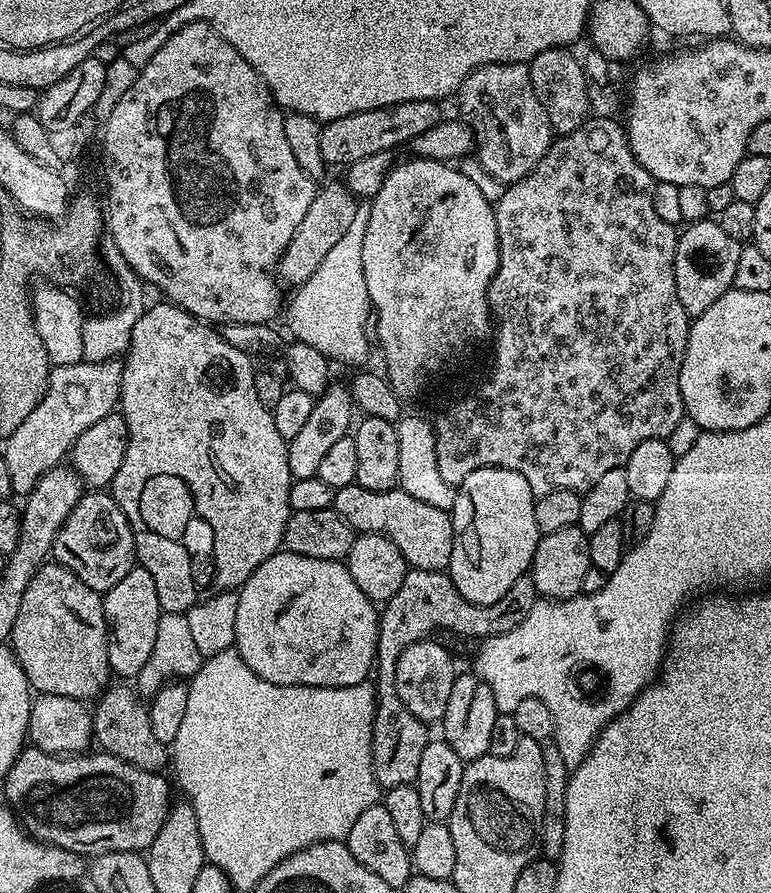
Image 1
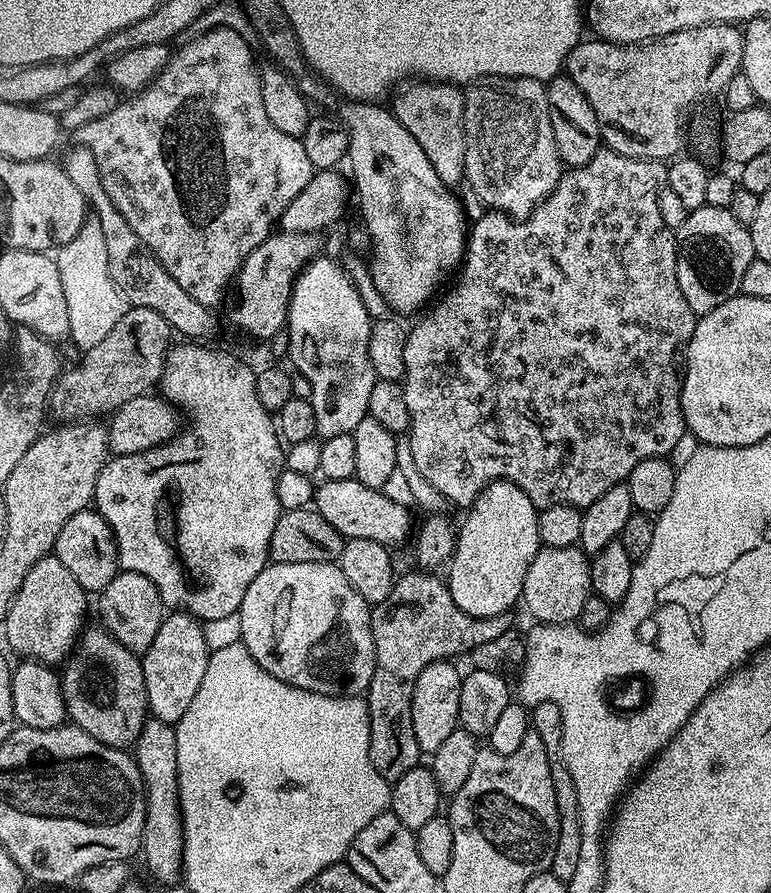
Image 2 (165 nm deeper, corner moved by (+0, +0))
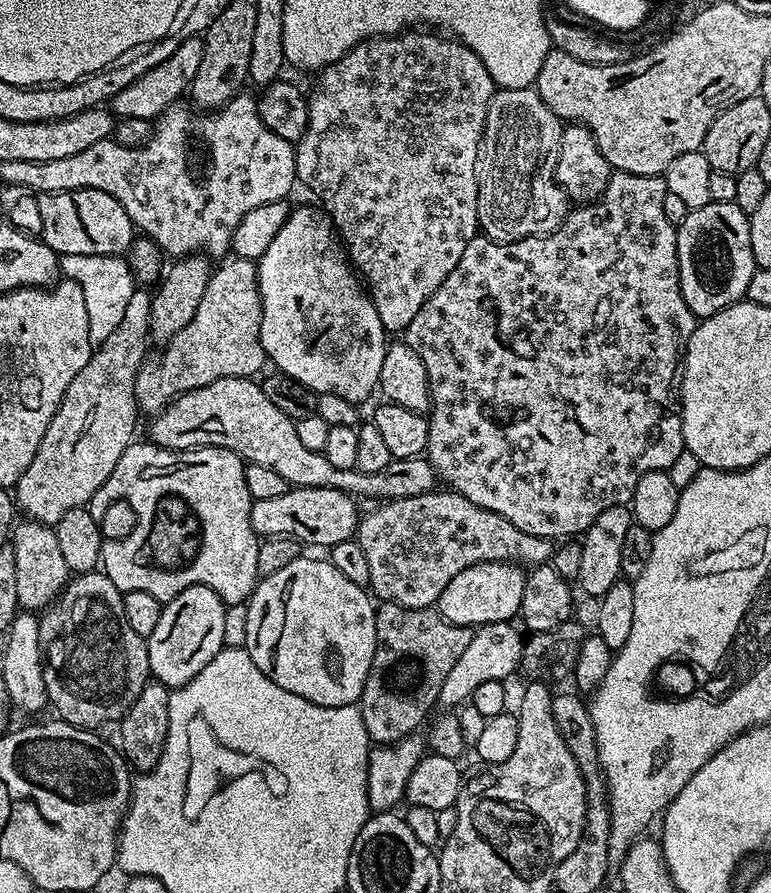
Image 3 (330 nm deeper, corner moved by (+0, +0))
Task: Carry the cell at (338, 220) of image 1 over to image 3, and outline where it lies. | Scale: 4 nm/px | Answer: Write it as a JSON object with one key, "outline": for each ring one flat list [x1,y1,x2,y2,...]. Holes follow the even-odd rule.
{"outline":[[228,258,221,264,224,265,209,278,194,318,167,341,168,349,157,364,149,363,146,370,136,375,136,402,141,413,155,414,183,392,218,382,218,378,255,377,255,372,266,364,260,341,262,302,256,284,256,264,239,258]]}

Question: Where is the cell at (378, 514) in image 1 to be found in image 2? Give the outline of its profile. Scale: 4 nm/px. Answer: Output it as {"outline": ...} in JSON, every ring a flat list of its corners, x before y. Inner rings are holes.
{"outline":[[355,478,350,480,324,480,316,489,314,507,316,511,342,534,345,540,354,538,370,538,370,542,378,542,395,546,400,544,414,530,412,516,387,491,362,486]]}

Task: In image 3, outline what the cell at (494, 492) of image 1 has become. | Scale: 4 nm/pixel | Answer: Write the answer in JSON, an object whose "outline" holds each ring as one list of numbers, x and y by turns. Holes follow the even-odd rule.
{"outline":[[507,560,482,562,470,566,462,570,462,574,457,574,450,581,450,586,446,586,446,590,442,590,438,601,439,614,451,624,460,624,470,629,482,624,511,621,522,606,525,575,525,569,521,565]]}

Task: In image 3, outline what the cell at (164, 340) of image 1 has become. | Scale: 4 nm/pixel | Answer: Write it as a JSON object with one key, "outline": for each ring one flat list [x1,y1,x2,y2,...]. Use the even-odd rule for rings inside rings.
{"outline":[[133,442,128,449,118,458,118,466,102,482,102,486,94,493,86,507,88,513,99,524,104,541,100,547,100,564,102,571,118,586,120,592,133,592,134,590,146,590,146,594,154,594,161,602,167,602,181,594,187,587,201,584,208,586,214,593,221,596,226,605,243,604,258,583,258,550,260,549,261,537,256,535,254,526,250,522,250,510,252,509,252,495,246,490,246,474,244,473,246,462,238,454,234,454,225,448,189,448,187,452,175,452,173,448,158,448,151,442]]}

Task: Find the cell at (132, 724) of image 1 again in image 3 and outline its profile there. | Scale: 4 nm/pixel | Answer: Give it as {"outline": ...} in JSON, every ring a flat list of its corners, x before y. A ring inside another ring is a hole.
{"outline":[[97,570,94,572,82,572,76,575,73,575,71,579,69,579,66,585,66,591,63,593,62,601,64,600,64,604,68,607,68,613,64,616,64,625,60,628,60,633,57,634,56,637,53,638,52,641,47,641,46,644,46,659,44,661,44,677,46,678,46,690,48,691,48,702,49,705,54,709,56,707,55,715,59,717,61,720,65,720,67,724,73,724,75,728,86,728,89,730,100,730,100,727,103,724,112,724,115,725,124,715,126,714,126,710,130,710,130,706,134,706,134,702,138,698,138,694,142,694,142,690,146,685,150,683,150,673,148,669,148,658,147,658,147,639,145,637,139,636,138,634,134,634,134,629,130,626,130,622,126,622,126,610,124,609,124,593,118,590,118,586,114,586,114,582,110,582,110,578,104,573,102,570]]}

